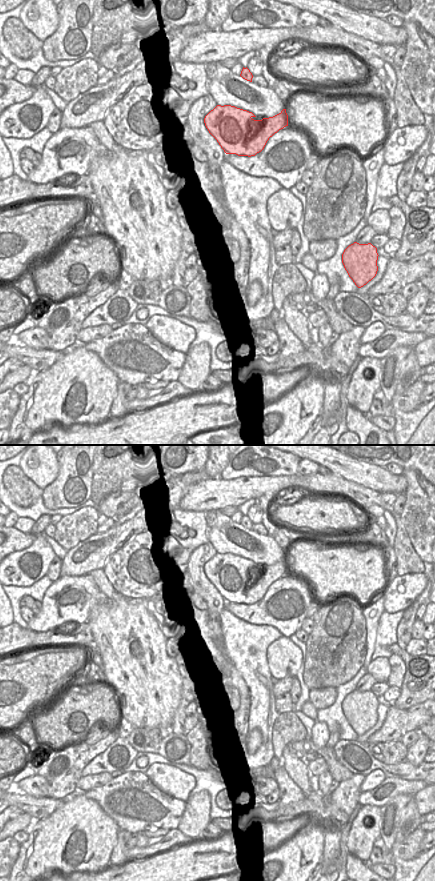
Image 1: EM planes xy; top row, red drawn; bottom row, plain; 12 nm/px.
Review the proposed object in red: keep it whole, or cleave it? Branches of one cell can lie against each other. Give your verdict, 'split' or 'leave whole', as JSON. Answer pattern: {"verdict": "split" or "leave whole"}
{"verdict": "leave whole"}

